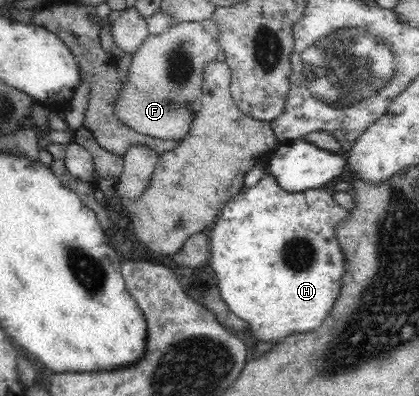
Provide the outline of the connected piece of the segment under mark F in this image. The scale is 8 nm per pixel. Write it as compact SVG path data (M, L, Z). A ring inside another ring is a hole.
M210 19L205 21L181 22L164 34L149 36L144 44L132 54L130 76L124 88L115 98L115 116L127 123L131 129L161 139L184 139L192 126L193 109L191 104L198 104L201 96L204 66L207 61L215 61L221 50L218 44L219 29Z

